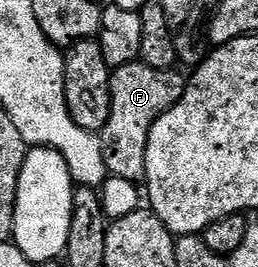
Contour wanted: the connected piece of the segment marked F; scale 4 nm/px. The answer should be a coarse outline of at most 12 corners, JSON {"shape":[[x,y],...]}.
{"shape":[[176,68],[112,70],[99,134],[110,174],[145,180],[151,127],[183,95]]}

